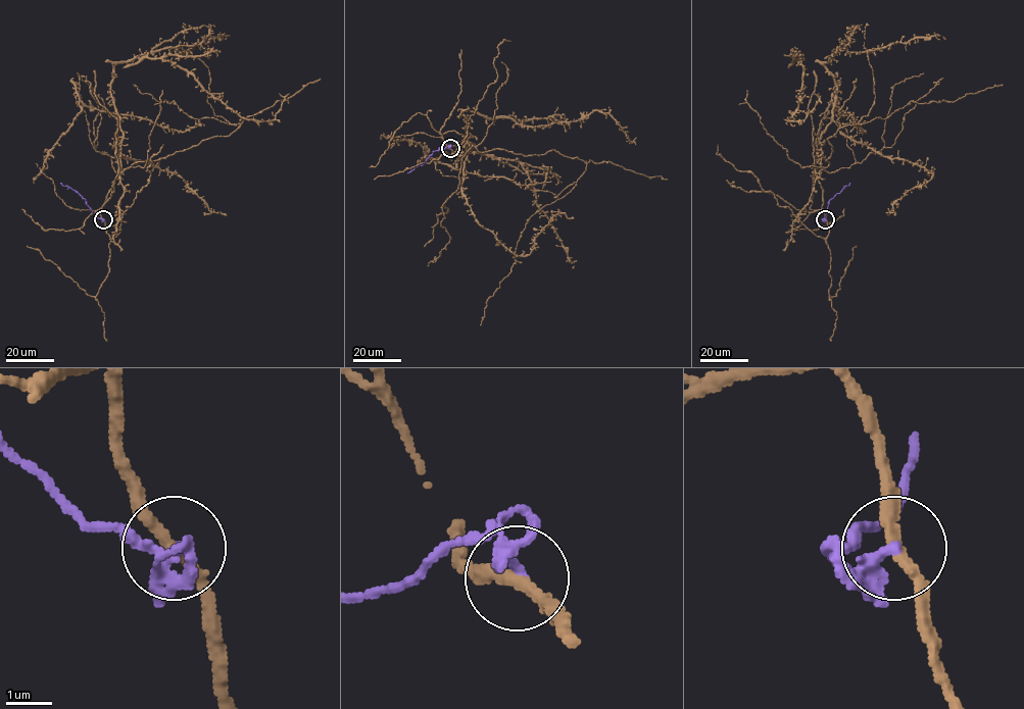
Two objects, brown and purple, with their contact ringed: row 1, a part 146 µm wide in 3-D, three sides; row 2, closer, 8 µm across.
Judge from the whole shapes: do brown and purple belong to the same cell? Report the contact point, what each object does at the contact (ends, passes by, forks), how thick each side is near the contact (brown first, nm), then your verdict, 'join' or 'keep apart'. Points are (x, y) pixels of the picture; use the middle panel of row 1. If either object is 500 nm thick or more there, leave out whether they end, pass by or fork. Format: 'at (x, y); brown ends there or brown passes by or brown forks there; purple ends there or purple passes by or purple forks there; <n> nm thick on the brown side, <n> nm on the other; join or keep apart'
at (450, 148); brown passes by; purple passes by; 240 nm thick on the brown side, 180 nm on the other; keep apart

